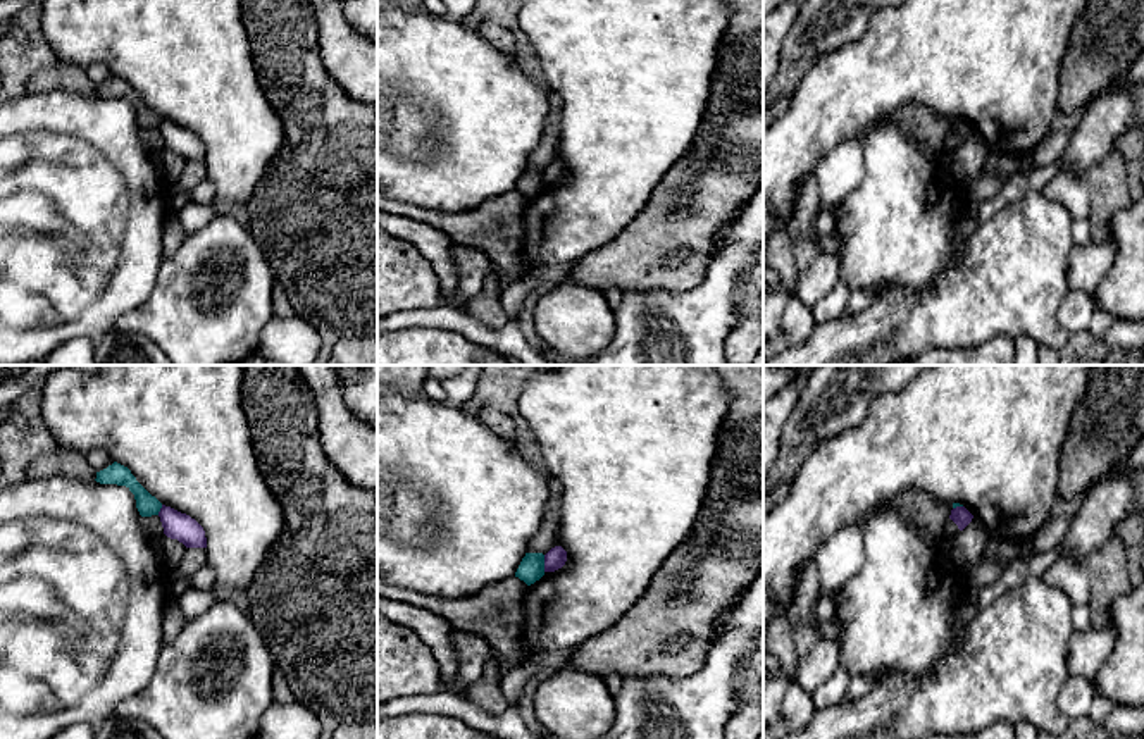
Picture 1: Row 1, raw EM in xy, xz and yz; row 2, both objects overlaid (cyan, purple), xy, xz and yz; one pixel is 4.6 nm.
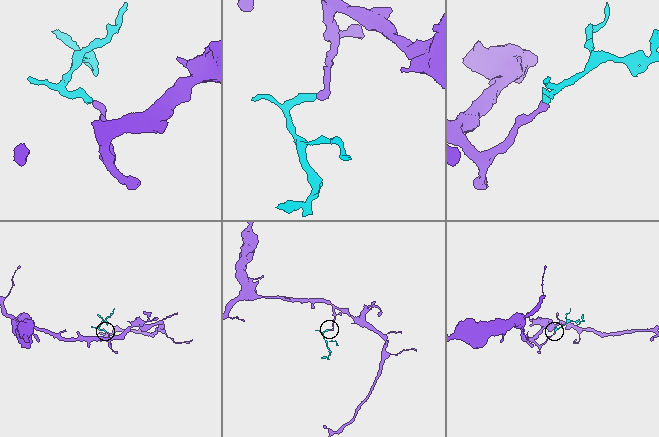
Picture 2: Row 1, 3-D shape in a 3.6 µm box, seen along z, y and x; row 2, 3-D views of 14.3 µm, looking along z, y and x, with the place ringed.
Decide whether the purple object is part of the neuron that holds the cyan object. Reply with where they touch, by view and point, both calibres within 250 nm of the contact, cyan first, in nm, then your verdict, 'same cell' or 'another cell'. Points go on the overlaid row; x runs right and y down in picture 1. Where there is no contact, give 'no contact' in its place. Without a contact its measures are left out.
xz (543, 564) | 120/100 nm | another cell

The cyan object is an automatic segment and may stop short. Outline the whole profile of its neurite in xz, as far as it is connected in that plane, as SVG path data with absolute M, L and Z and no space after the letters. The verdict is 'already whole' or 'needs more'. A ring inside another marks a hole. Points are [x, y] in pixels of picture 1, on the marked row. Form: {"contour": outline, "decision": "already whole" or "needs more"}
{"contour": "M551 481L550 500L543 513L541 527L529 541L527 553L515 572L515 577L524 581L527 586L534 584L544 575L544 555L551 548L558 546L560 496L562 486L556 481Z", "decision": "needs more"}

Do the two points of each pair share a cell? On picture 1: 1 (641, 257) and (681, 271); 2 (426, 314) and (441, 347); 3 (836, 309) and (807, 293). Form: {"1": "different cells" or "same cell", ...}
{"1": "same cell", "2": "different cells", "3": "different cells"}

